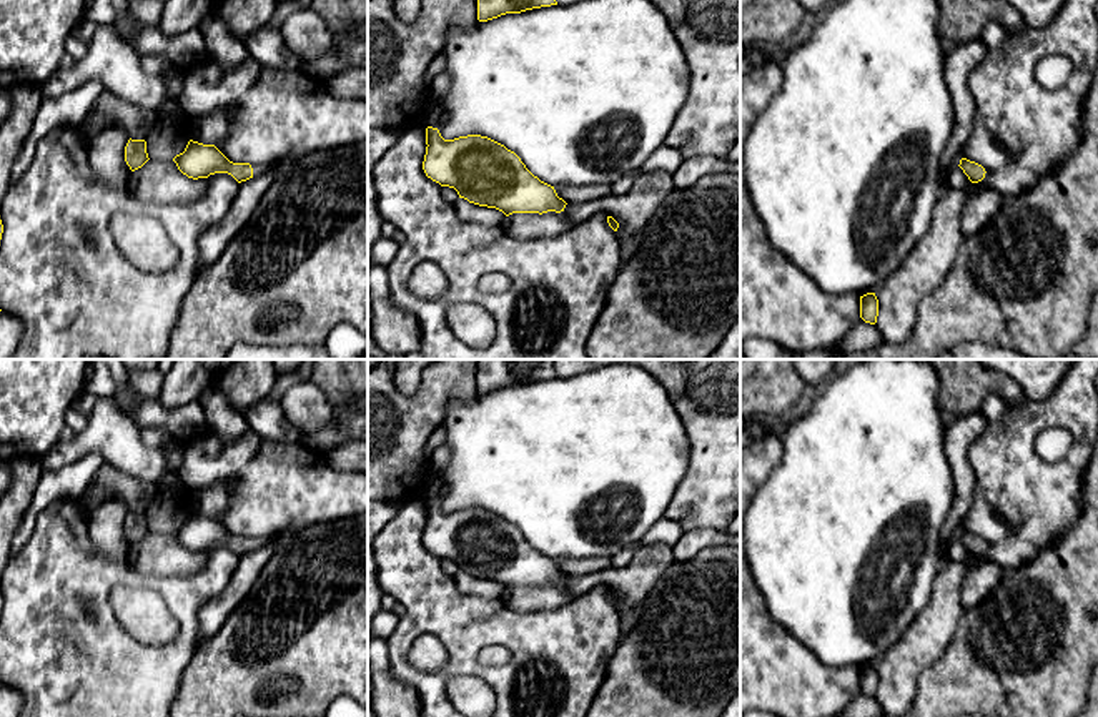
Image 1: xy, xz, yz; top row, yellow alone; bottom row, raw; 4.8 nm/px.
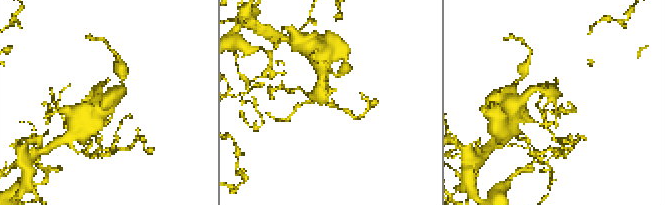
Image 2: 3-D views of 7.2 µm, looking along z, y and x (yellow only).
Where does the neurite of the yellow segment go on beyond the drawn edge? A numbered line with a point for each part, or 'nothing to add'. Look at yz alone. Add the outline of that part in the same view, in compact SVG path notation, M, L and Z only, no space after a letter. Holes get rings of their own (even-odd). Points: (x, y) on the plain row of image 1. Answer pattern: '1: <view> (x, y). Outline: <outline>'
nothing to add

